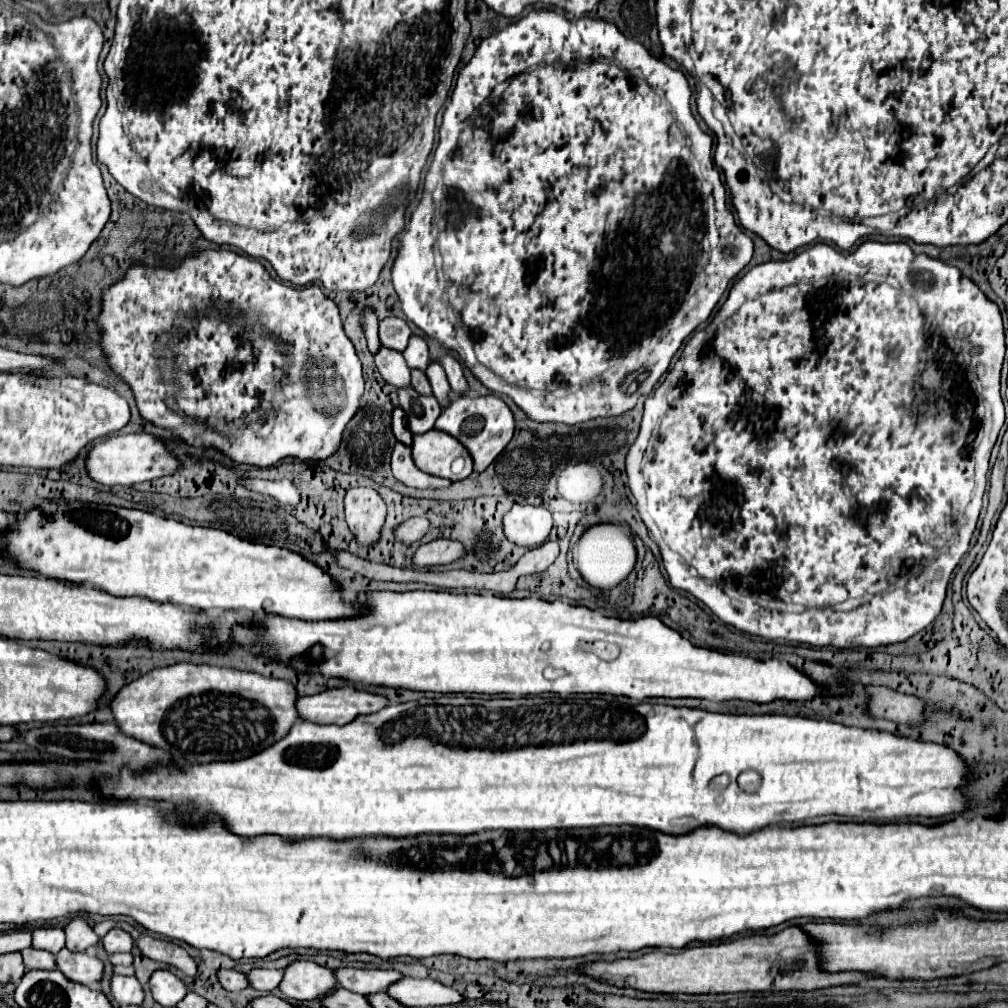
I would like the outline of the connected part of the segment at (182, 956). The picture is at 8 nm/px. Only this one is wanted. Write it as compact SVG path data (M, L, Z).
M106 919L98 925L94 925L94 931L96 935L104 937L110 929L114 927L120 927L124 929L126 933L130 933L134 937L134 943L136 947L140 949L142 955L146 955L148 959L154 959L154 961L162 961L166 965L174 965L176 969L180 969L184 975L190 975L194 977L196 975L196 963L194 959L176 943L172 941L164 941L164 939L154 939L150 935L140 935L132 923L128 921L114 921L114 919Z

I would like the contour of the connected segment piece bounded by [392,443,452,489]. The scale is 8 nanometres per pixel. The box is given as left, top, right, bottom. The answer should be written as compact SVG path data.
M396 443L392 451L392 475L402 481L408 487L418 487L418 489L438 489L438 487L448 487L452 481L442 479L442 477L432 477L424 471L420 471L414 465L412 459L412 449L404 443Z

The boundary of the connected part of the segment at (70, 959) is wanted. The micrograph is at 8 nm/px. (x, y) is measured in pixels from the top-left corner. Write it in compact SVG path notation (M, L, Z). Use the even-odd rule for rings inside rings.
M64 947L60 953L56 953L56 969L62 971L70 981L88 985L102 979L104 965L98 957L90 957L88 953L72 953Z

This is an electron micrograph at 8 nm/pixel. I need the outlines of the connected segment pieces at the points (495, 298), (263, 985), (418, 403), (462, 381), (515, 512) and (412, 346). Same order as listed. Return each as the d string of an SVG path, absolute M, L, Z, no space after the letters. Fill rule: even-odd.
M534 8L517 22L511 23L510 27L504 27L504 29L498 31L496 35L484 39L484 41L480 43L480 47L476 49L474 57L470 59L470 63L468 63L464 69L460 69L460 73L458 73L456 87L454 87L454 93L452 93L452 101L450 101L450 105L448 105L448 109L446 109L446 113L444 113L444 121L442 121L442 127L440 127L440 143L438 143L438 147L436 147L436 155L434 155L432 167L430 167L428 177L426 177L426 185L424 185L424 187L428 187L428 191L424 191L424 199L422 199L420 205L414 209L412 219L410 219L406 231L402 233L402 247L400 247L400 253L398 253L398 257L396 257L396 261L394 261L394 267L392 267L392 283L394 283L394 289L396 289L398 297L400 297L400 303L402 303L400 307L402 307L402 311L404 311L404 315L406 315L412 323L416 323L426 335L430 335L430 337L442 341L442 345L448 347L450 351L456 351L463 365L470 369L474 376L479 379L487 389L509 395L516 405L518 405L518 407L520 407L533 421L574 425L574 423L584 423L584 421L588 421L588 419L610 417L610 415L620 415L620 413L624 413L624 411L630 411L630 409L636 405L638 397L640 397L642 393L650 393L650 391L654 389L654 385L658 383L658 379L668 371L670 361L672 361L672 357L676 355L676 351L680 349L680 345L684 343L684 339L686 339L690 333L694 333L694 329L698 329L704 321L708 321L708 317L712 315L714 307L718 305L718 303L712 303L712 299L720 299L720 297L724 295L724 291L728 289L728 283L732 283L732 281L738 277L738 273L740 273L740 271L750 263L750 259L752 259L754 243L746 233L740 231L740 227L736 225L734 213L732 213L732 209L728 207L728 195L726 195L726 187L724 187L724 183L722 183L722 179L720 179L720 171L715 169L716 167L712 165L712 163L714 163L714 161L712 161L713 139L710 137L710 134L700 128L698 121L695 119L694 115L692 115L690 106L691 97L692 91L690 91L690 85L688 85L688 81L686 81L686 77L684 77L682 71L670 69L666 63L654 59L638 41L626 39L612 23L598 21L598 19L586 19L586 17L584 17L584 19L578 19L578 21L568 21L568 19L564 19L563 13L560 10L554 8ZM514 75L516 75L516 79L512 79L512 83L506 83L504 89L492 97L492 103L486 103L486 101L488 101L488 95L492 93L492 89L496 87L496 83L502 83L502 81L506 81L506 79L510 79L510 77L514 77ZM440 179L444 179L444 185L446 185L448 195L456 200L458 205L448 207L446 204L444 207L446 213L443 211L441 217L434 222L436 205L434 205L432 193L434 193L434 189L436 189L436 185L438 185ZM476 231L480 231L480 235L484 235L484 243L492 243L492 247L484 247L484 243L476 243ZM439 243L440 249L448 249L448 251L452 251L454 255L458 253L458 257L454 257L454 263L456 263L456 267L460 267L462 273L464 273L464 285L470 287L470 297L468 297L468 301L466 301L466 305L464 305L464 311L462 311L462 325L468 327L470 336L466 334L464 338L462 336L459 337L456 333L456 330L460 330L460 326L452 325L449 321L449 313L457 312L458 310L451 306L448 299L447 289L450 286L450 279L443 273L443 259L441 252L439 252ZM584 383L590 383L590 389L584 389ZM564 387L580 387L580 389L572 395L567 395L562 398L556 397L553 394L543 395L543 398L537 398L538 395L534 395L532 392L560 391L563 390Z
M252 969L248 973L248 983L252 989L258 989L262 993L272 993L280 981L284 971L282 969Z
M412 385L402 387L400 391L396 391L396 395L398 395L398 405L408 415L408 425L412 433L424 433L434 427L438 415L442 413L442 407L438 399L434 399L434 395L422 399L420 395L416 395Z
M446 353L446 355L440 357L440 365L444 367L444 371L446 371L446 375L448 375L448 383L450 383L452 391L456 391L456 393L466 393L466 391L468 391L468 383L466 383L466 377L464 377L464 371L462 371L460 361Z
M514 503L504 515L504 535L522 547L538 547L552 531L552 515L544 507Z
M410 335L410 343L408 347L402 351L406 363L410 369L426 369L428 361L430 361L430 353L428 353L428 345L422 337L418 335Z

